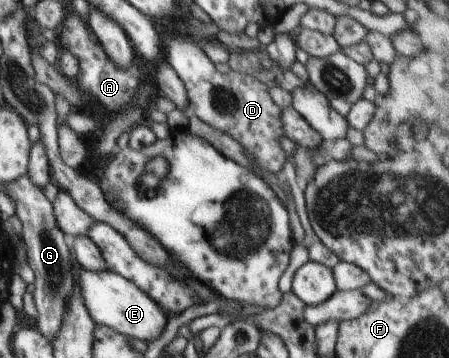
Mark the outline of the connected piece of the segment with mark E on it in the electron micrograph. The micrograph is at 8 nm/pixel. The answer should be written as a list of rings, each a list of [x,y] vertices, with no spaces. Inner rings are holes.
[[[80,266],[80,291],[96,324],[114,328],[126,337],[139,338],[148,342],[157,340],[168,322],[169,316],[148,294],[135,283],[113,271],[91,272]]]

